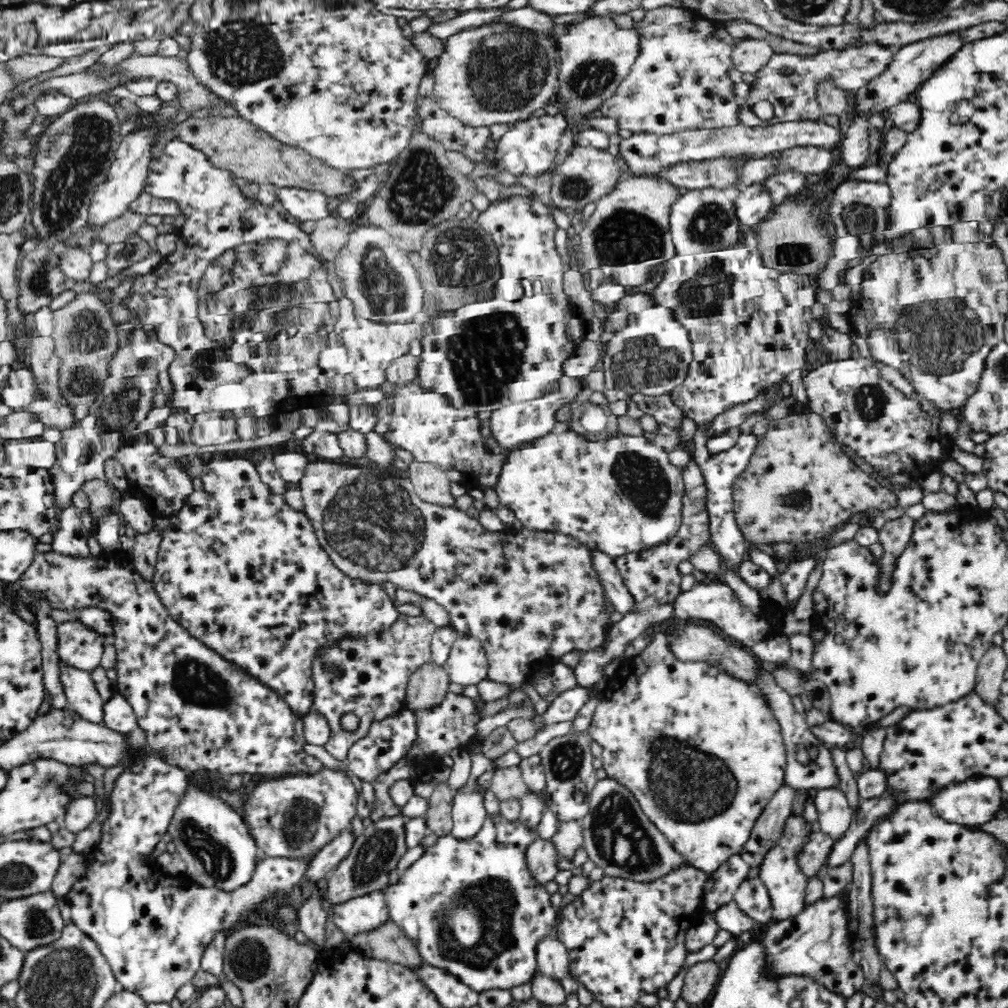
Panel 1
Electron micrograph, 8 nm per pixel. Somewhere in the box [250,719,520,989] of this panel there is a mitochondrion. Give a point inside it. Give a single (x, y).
(377, 852)

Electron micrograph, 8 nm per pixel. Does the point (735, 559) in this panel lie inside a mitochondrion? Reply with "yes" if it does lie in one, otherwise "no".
no

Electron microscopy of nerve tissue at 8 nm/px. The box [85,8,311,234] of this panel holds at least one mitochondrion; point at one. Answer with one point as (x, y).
(246, 52)

